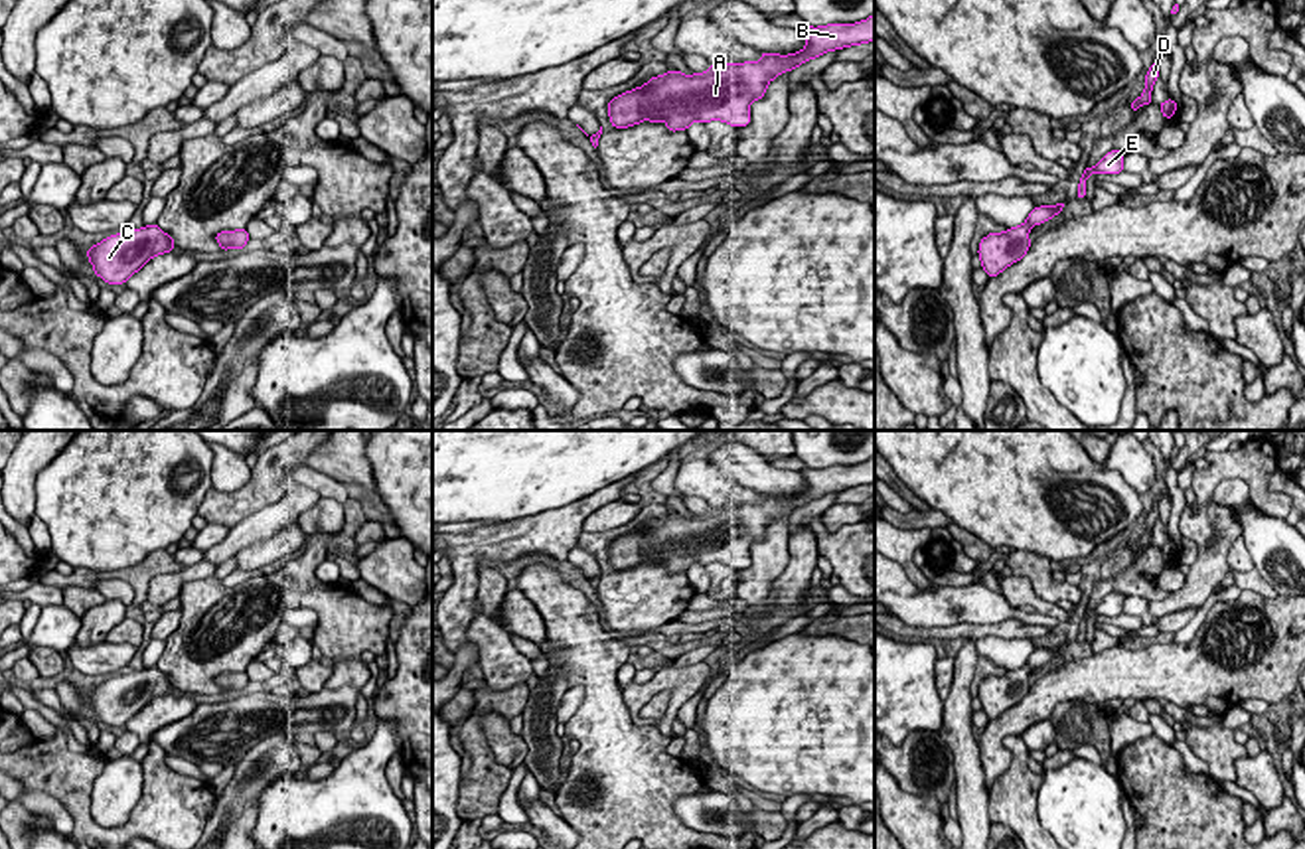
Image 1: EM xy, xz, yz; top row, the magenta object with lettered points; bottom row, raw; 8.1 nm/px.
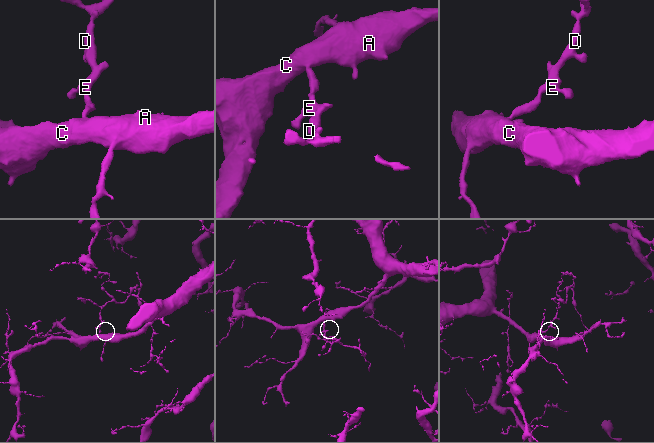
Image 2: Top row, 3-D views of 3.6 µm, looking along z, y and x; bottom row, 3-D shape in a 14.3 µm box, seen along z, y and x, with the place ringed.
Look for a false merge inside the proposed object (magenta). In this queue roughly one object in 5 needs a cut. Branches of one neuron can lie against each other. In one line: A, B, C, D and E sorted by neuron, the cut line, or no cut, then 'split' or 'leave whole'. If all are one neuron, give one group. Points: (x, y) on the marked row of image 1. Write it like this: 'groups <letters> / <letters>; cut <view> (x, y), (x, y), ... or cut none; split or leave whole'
groups A B C D E; cut none; leave whole

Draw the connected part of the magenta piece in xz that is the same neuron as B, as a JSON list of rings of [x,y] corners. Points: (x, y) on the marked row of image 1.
[[[875,14],[857,24],[829,24],[800,28],[807,45],[790,55],[766,53],[756,63],[709,63],[705,73],[691,77],[681,71],[667,71],[652,77],[646,85],[626,91],[608,103],[608,116],[614,128],[626,128],[650,120],[663,120],[667,130],[687,130],[693,120],[723,120],[730,126],[750,124],[750,103],[762,99],[772,79],[784,71],[823,55],[875,41]]]

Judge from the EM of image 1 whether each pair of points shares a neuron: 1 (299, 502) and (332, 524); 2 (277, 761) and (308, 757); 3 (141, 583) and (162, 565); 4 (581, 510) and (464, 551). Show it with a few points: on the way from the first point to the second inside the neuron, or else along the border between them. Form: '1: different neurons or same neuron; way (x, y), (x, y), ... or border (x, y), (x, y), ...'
1: different neurons; border (320, 498), (297, 520)
2: different neurons; border (297, 741), (303, 767)
3: same neuron; way (145, 577), (156, 565)
4: same neuron; way (551, 532), (494, 541)

